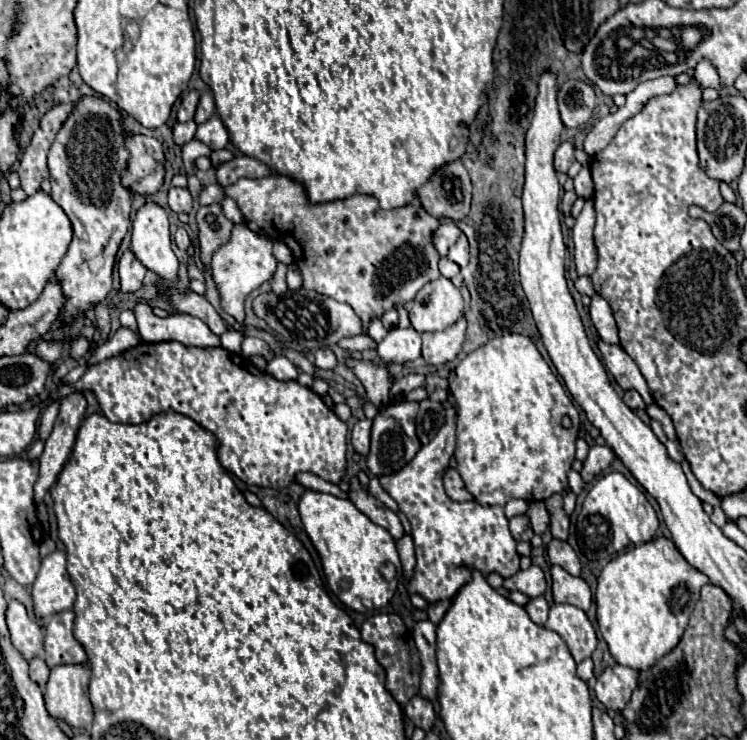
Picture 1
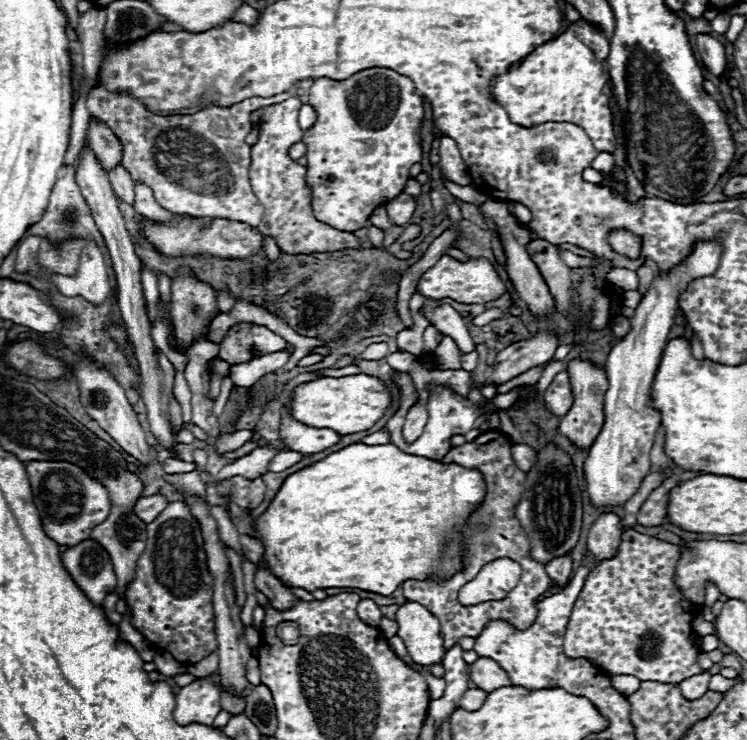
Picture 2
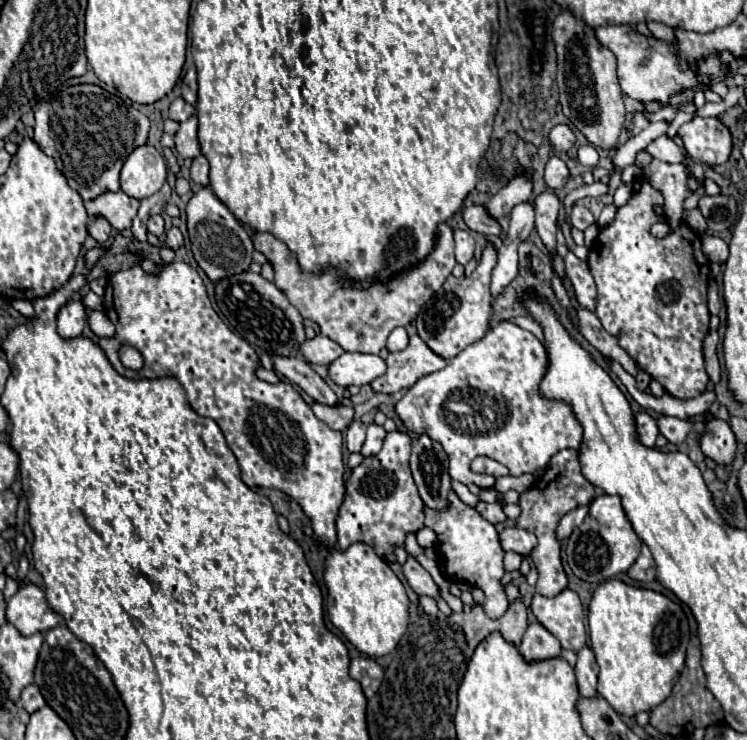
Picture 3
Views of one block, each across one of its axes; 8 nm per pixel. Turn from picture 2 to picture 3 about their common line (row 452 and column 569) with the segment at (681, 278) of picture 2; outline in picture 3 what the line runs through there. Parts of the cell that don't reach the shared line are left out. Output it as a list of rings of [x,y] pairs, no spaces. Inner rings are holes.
[[[564,588],[554,598],[534,594],[530,608],[536,620],[560,640],[562,648],[578,652],[586,644],[584,608],[576,592]]]

